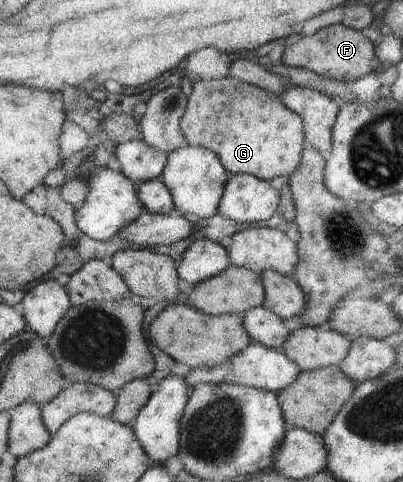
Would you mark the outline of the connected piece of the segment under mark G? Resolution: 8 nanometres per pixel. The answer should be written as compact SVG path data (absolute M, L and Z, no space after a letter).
M221 79L209 83L201 80L195 83L182 120L182 130L191 146L214 151L233 175L253 174L270 182L279 176L291 176L295 173L304 155L306 129L301 114L289 109L280 96L235 79Z

